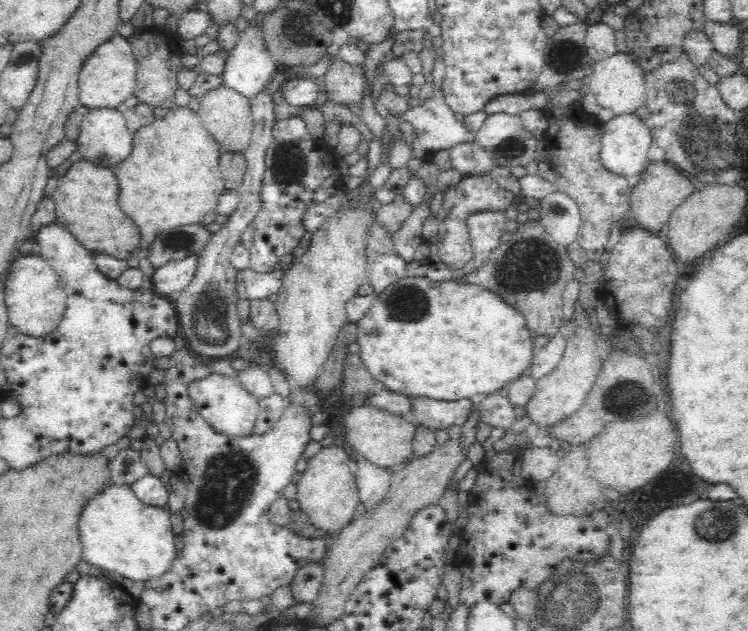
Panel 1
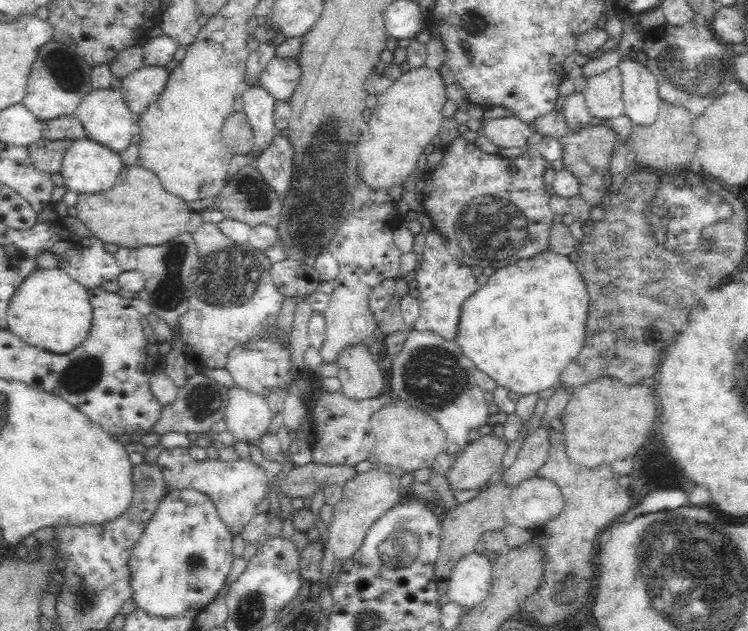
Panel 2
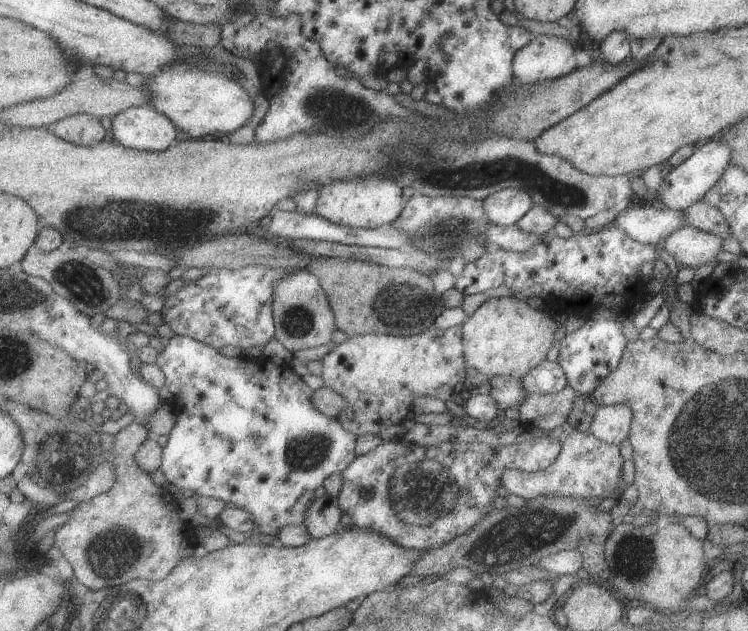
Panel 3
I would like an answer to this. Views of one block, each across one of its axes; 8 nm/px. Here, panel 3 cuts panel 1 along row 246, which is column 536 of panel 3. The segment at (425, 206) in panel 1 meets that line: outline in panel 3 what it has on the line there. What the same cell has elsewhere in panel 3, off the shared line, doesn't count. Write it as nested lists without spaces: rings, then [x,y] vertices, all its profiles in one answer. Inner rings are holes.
[[[568,385],[557,393],[526,395],[516,407],[519,422],[524,425],[536,417],[558,414],[568,417],[571,411],[580,406],[584,397],[575,393]]]

